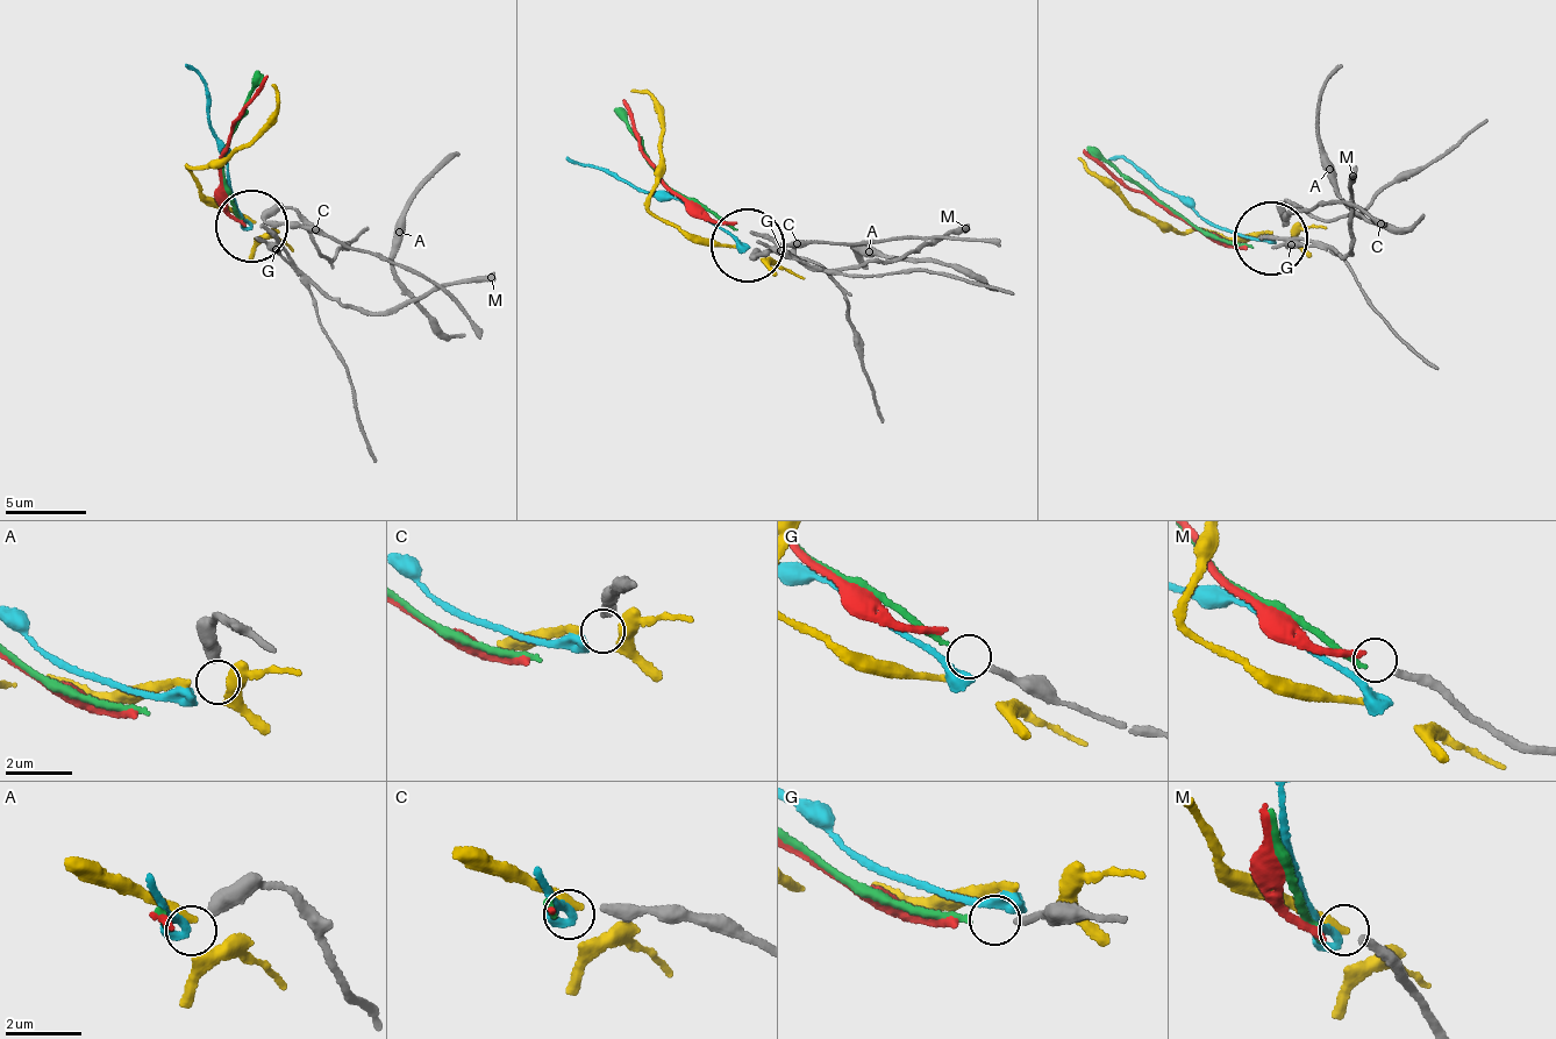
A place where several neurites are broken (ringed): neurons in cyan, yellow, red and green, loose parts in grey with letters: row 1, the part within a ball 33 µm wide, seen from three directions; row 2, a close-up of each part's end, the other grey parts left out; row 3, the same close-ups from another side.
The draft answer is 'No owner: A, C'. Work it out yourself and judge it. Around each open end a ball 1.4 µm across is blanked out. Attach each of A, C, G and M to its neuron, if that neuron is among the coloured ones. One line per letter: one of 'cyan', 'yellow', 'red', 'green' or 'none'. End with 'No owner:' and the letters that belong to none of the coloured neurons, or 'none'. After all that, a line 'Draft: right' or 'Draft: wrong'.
A: none
C: cyan
G: green
M: red
No owner: A
Draft: wrong

